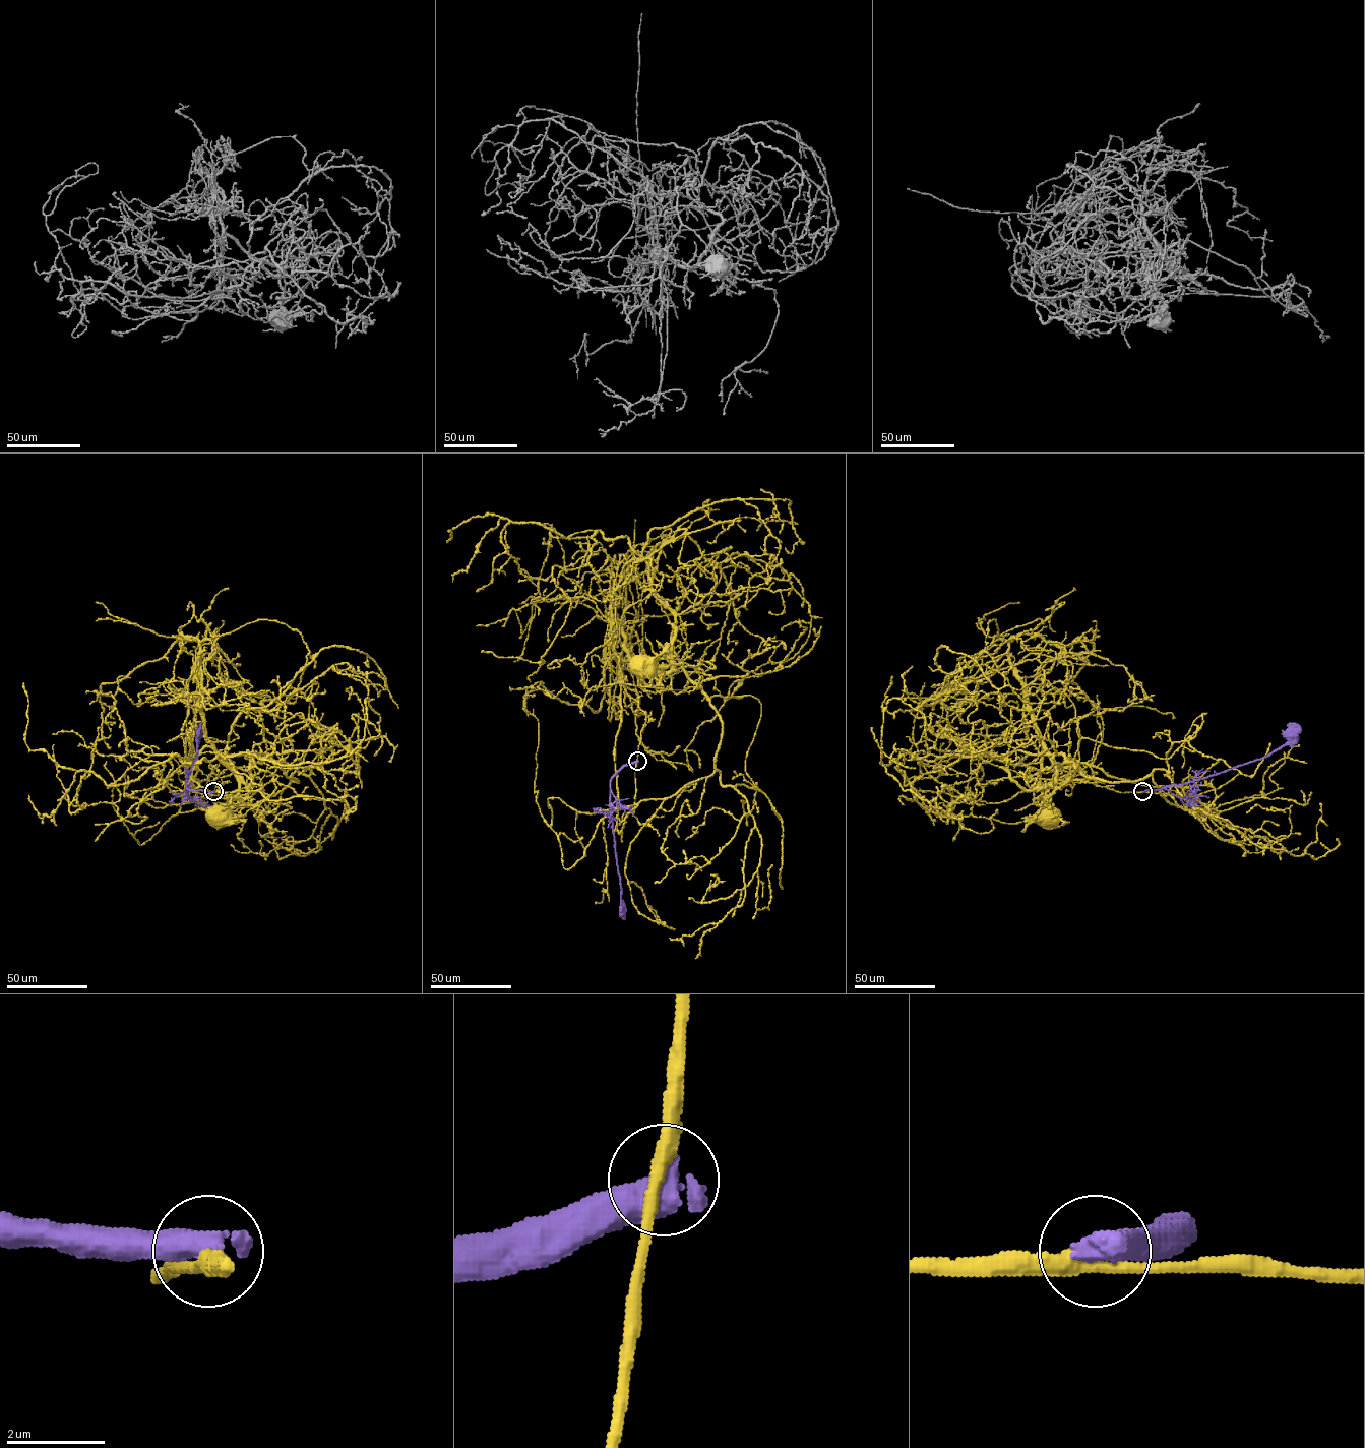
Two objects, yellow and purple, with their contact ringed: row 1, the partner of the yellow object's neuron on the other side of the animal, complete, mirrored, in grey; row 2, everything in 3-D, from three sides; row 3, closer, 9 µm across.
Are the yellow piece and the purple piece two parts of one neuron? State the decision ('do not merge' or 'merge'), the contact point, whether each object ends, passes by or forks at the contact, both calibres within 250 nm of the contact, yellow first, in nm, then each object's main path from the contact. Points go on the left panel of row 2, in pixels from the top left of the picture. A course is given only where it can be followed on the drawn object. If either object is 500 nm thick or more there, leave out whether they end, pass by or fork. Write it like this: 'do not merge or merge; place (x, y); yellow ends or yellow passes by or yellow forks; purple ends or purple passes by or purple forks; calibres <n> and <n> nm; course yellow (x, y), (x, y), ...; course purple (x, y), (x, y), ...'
do not merge; place (213, 791); calibres 320 and 700 nm; course yellow (213, 792), (191, 776), (205, 747), (246, 805), (277, 762), (298, 782), (179, 812), (140, 845), (114, 783); course purple (213, 792), (190, 790), (186, 785), (196, 757), (198, 732)

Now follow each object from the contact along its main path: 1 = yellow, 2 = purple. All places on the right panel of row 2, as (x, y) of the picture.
1: (1141, 792), (1040, 779), (1043, 747), (1046, 805), (1072, 762), (1150, 776), (1251, 844), (1172, 783)
2: (1142, 792), (1184, 784), (1261, 759), (1279, 749), (1292, 732)

